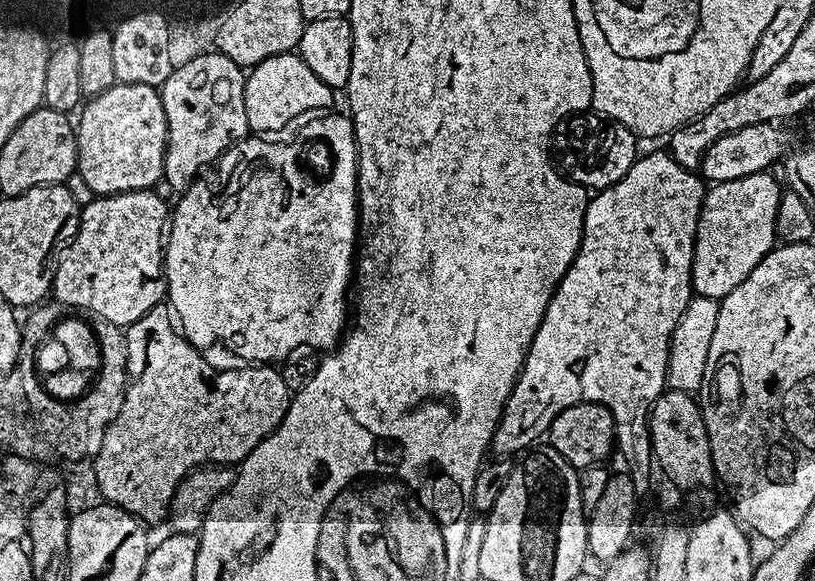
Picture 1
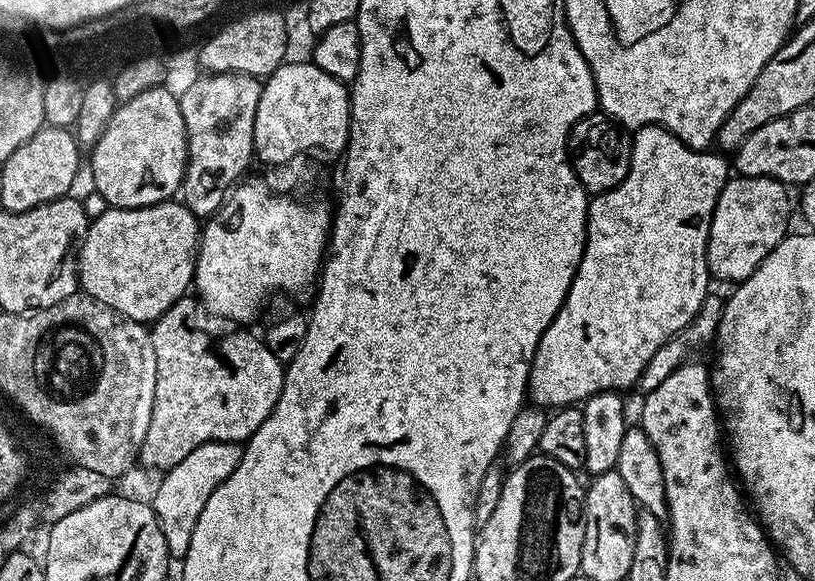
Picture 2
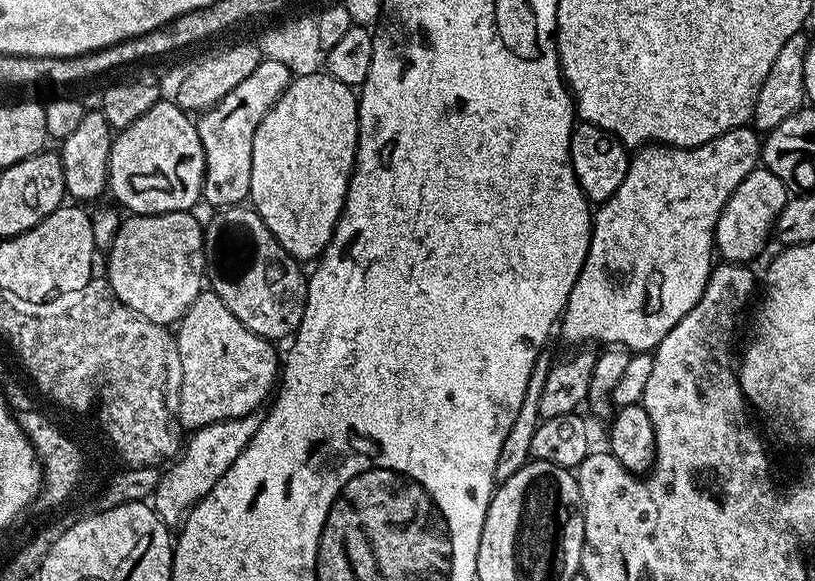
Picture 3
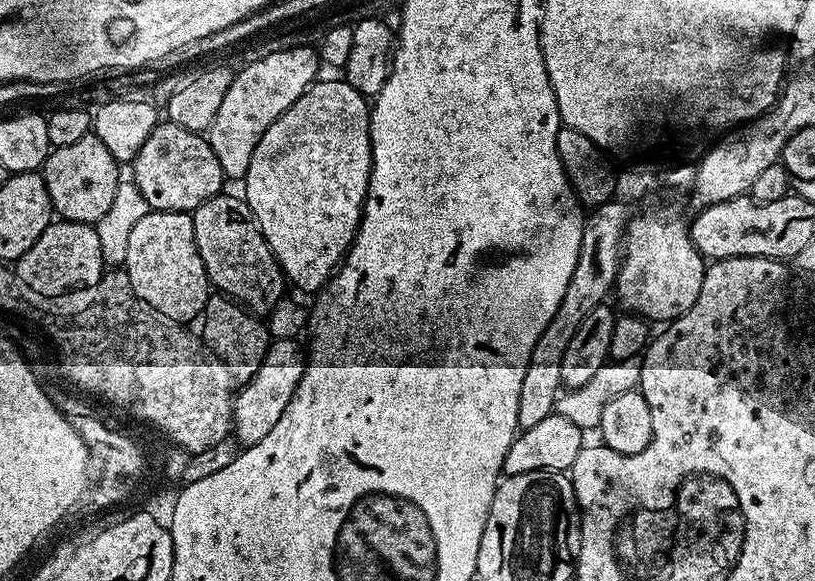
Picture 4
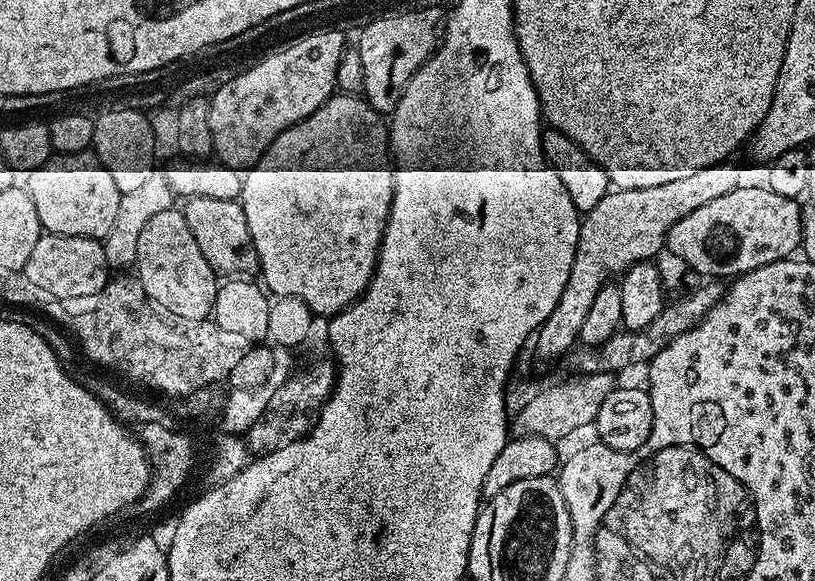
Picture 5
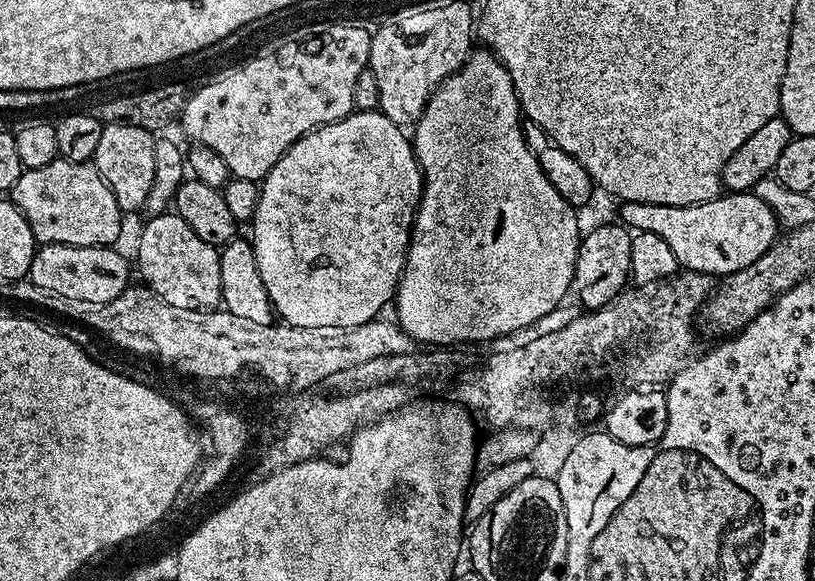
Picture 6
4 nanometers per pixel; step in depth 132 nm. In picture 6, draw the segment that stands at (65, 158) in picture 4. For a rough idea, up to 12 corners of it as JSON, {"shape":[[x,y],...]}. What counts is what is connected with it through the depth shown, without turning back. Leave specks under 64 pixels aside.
{"shape":[[91,163],[10,190],[37,245],[115,245],[122,213]]}

